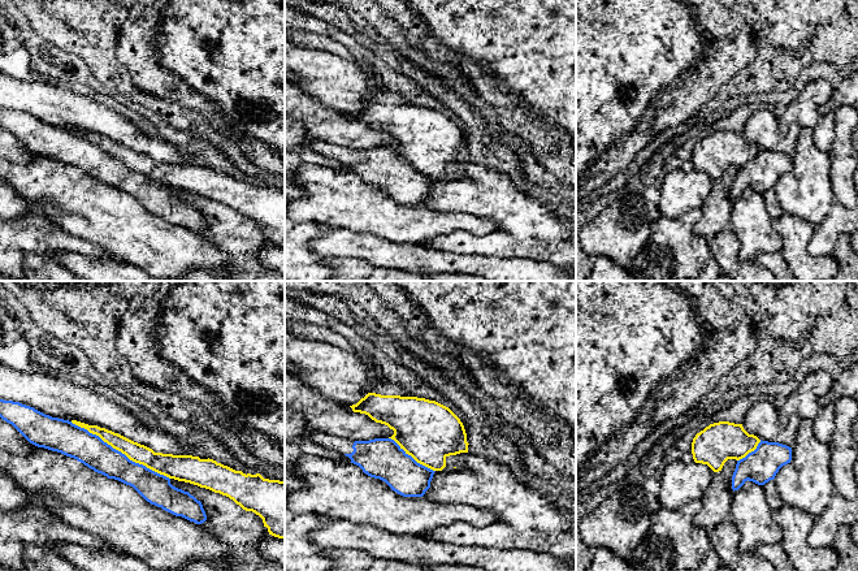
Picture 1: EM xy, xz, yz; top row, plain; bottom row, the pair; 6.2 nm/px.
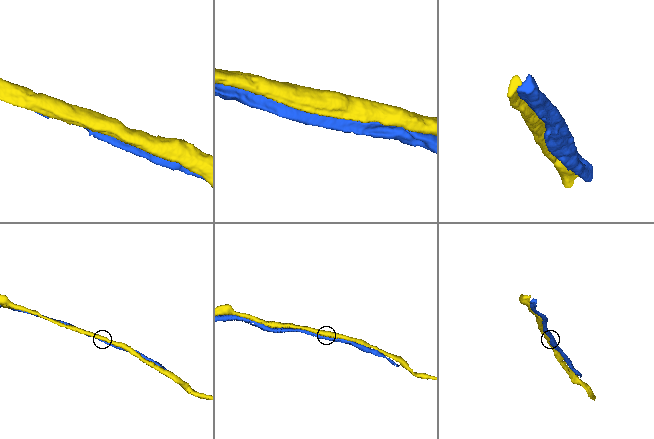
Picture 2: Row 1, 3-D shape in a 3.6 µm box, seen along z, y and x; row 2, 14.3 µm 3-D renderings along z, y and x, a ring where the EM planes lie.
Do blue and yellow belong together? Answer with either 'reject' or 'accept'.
reject

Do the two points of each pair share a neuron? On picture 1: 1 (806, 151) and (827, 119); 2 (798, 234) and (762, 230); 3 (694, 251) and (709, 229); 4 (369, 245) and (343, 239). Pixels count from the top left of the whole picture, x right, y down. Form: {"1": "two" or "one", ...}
{"1": "two", "2": "two", "3": "two", "4": "one"}

